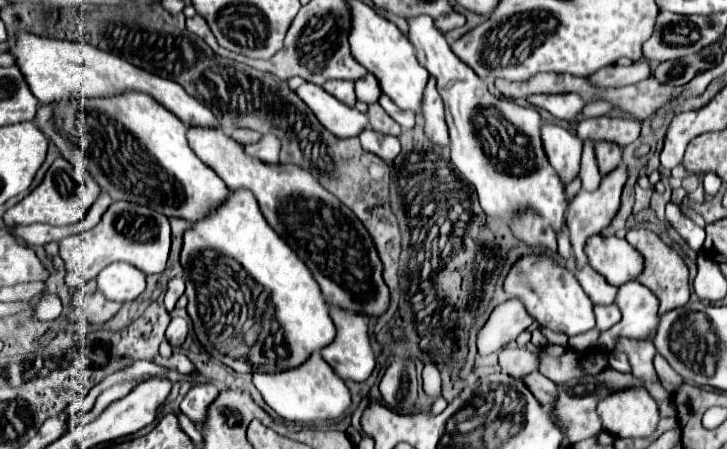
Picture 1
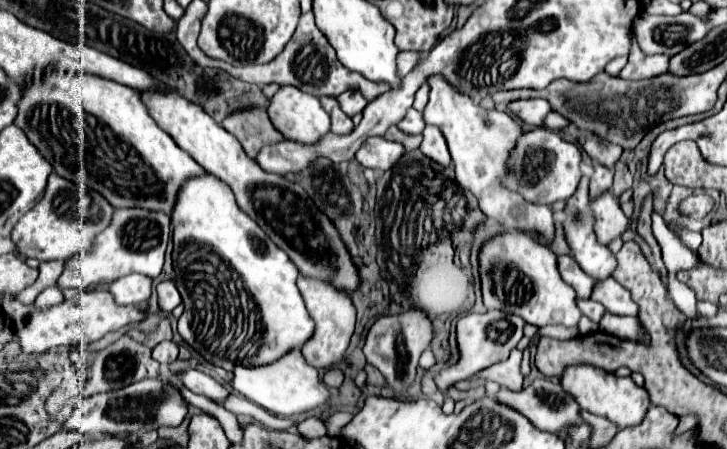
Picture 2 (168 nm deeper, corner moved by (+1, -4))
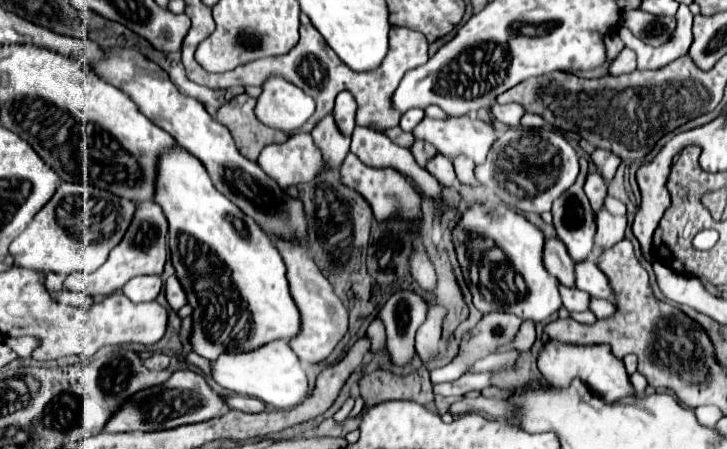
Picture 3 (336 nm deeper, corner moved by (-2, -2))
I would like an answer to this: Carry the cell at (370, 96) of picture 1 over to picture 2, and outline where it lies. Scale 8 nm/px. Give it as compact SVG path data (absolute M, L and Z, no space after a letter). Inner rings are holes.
M350 89L350 91L346 91L346 93L342 93L342 95L338 95L338 99L340 99L340 107L346 111L346 115L356 115L356 113L360 113L360 111L364 111L364 107L368 105L368 101L366 101L366 97L360 93L360 91L356 91L356 89Z

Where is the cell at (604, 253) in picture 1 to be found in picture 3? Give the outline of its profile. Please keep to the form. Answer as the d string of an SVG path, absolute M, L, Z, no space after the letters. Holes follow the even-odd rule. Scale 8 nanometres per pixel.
M581 159L581 173L577 181L555 199L553 203L553 225L557 237L565 243L573 261L583 261L591 253L593 235L595 235L595 213L583 191L587 177L587 159Z

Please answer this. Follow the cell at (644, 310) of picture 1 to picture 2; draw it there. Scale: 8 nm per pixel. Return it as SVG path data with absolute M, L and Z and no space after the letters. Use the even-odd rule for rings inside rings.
M606 279L606 283L598 283L596 291L592 293L592 299L602 303L606 311L610 311L612 315L638 317L638 305L632 301L632 295L616 279Z

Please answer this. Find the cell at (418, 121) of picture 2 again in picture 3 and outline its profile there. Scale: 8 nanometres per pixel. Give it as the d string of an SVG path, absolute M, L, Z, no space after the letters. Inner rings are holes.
M409 109L407 113L403 113L399 127L401 127L403 131L411 131L423 117L425 117L425 111L423 111L423 109Z

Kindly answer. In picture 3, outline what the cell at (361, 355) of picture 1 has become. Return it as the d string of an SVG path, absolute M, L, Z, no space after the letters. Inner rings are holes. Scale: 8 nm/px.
M273 239L273 241L285 261L291 297L301 315L301 329L289 341L289 347L295 351L295 355L299 357L301 363L319 363L325 357L329 357L329 353L335 349L335 345L347 333L349 313L347 313L347 309L343 309L343 303L339 301L339 297L335 297L335 293L331 293L331 285L327 283L323 273L319 273L319 267L315 265L315 261L311 261L311 255L307 253L307 249L303 245L289 241L289 239L283 239L283 241Z

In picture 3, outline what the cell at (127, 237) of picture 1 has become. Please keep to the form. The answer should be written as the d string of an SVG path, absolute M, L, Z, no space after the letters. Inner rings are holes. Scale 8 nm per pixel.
M153 201L139 203L137 213L131 221L131 227L127 229L123 241L111 251L109 259L91 275L85 273L73 273L65 279L67 291L77 291L89 297L107 297L115 291L119 291L131 277L135 275L161 275L167 255L167 219L163 217L163 211Z

